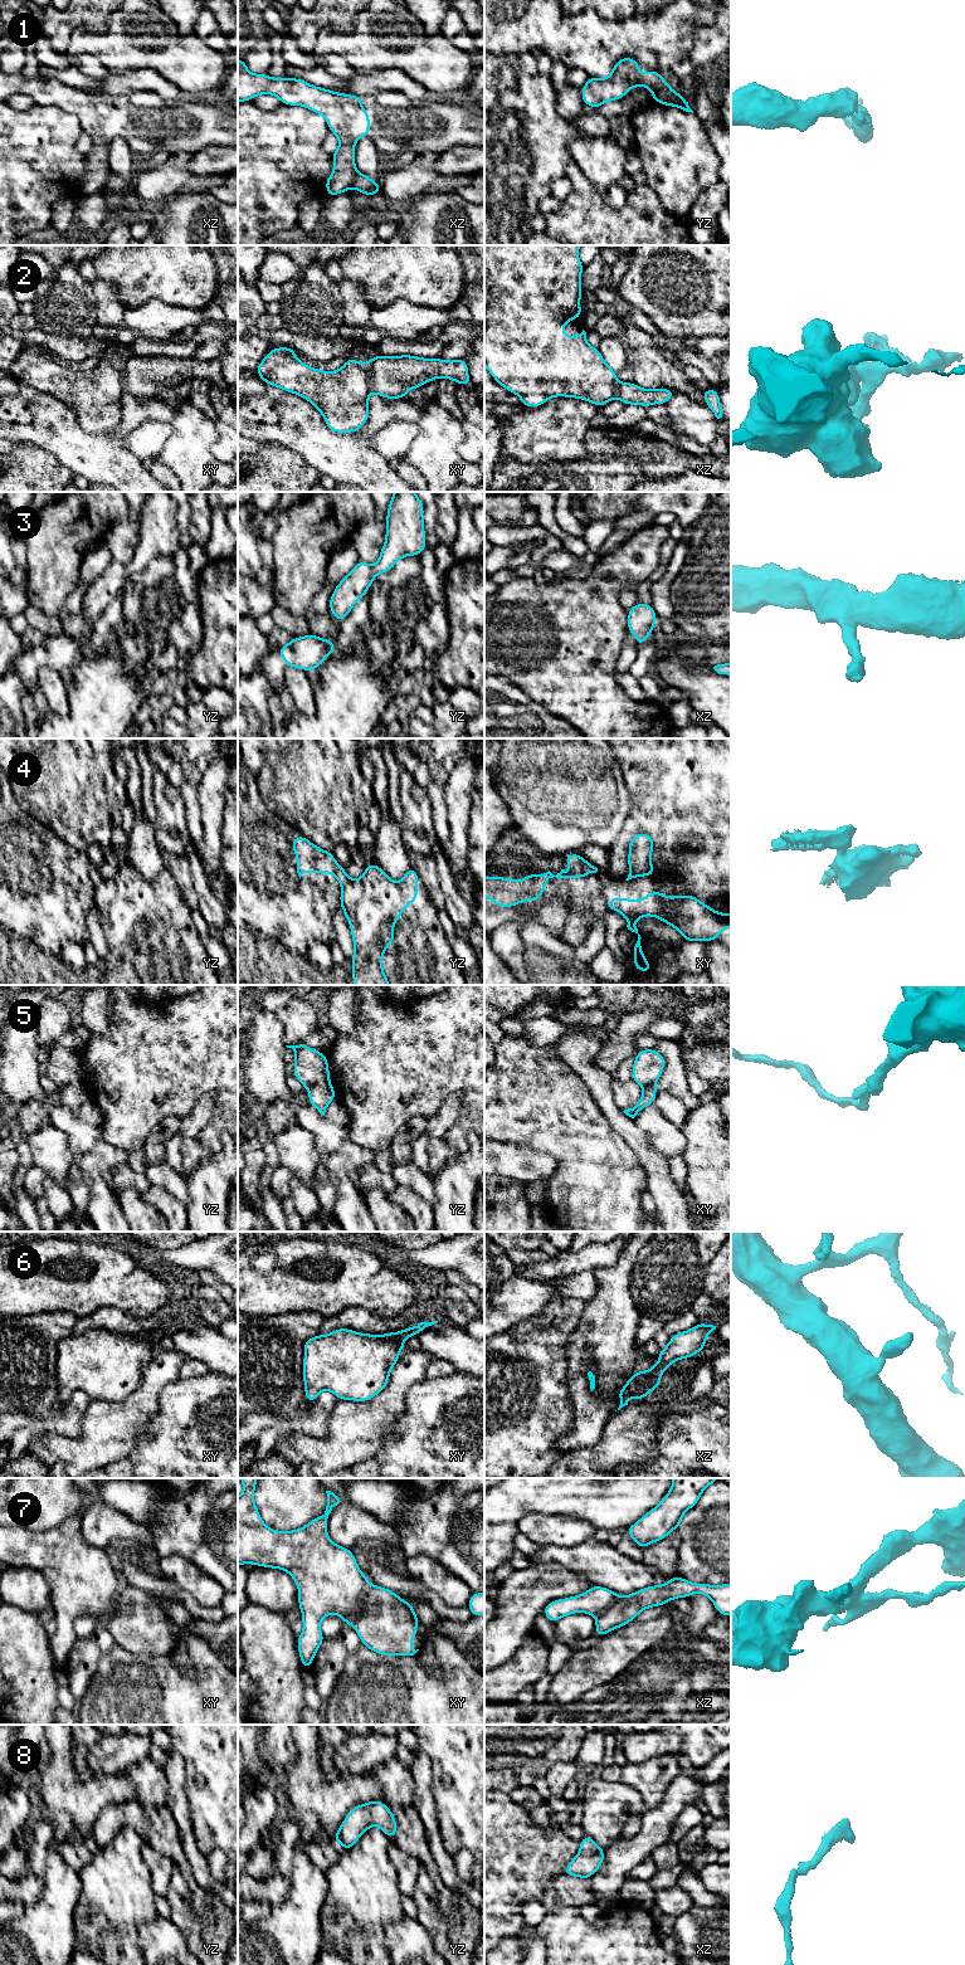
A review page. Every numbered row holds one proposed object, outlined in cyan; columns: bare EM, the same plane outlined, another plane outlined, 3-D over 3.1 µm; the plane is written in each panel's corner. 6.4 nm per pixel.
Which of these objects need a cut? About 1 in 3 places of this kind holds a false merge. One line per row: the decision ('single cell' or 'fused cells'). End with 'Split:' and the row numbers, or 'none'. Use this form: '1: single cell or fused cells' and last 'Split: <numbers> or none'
1: fused cells
2: fused cells
3: single cell
4: fused cells
5: fused cells
6: single cell
7: fused cells
8: single cell
Split: 1, 2, 4, 5, 7

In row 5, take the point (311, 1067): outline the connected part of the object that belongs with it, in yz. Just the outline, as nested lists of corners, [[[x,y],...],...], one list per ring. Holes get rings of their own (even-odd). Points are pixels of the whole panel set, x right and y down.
[[[304,1043],[286,1047],[292,1048],[294,1052],[296,1063],[292,1074],[306,1089],[317,1083],[330,1081],[330,1069],[326,1054],[310,1048]]]

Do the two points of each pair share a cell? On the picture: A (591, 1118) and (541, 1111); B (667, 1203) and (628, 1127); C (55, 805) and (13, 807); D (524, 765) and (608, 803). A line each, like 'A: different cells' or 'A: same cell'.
A: same cell
B: same cell
C: different cells
D: same cell

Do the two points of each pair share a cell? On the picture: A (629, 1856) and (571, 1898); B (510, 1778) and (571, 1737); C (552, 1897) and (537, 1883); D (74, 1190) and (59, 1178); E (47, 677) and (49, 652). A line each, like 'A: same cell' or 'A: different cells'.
A: different cells
B: same cell
C: different cells
D: different cells
E: different cells

